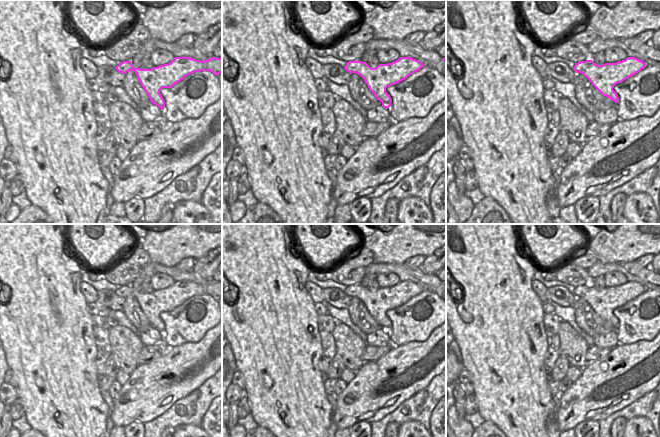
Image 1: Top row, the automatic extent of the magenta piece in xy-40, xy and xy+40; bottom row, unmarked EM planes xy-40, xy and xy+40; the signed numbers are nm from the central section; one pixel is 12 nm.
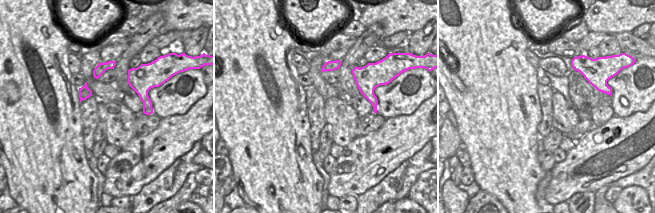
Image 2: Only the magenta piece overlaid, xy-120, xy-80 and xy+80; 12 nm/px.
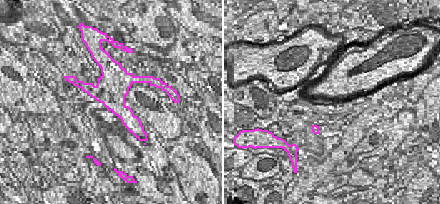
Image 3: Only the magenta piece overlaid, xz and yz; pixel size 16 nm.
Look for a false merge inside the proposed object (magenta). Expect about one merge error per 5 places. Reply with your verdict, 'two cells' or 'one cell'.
one cell

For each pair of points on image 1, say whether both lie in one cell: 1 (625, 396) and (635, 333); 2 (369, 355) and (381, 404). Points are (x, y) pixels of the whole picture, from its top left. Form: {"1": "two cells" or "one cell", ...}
{"1": "two cells", "2": "two cells"}

